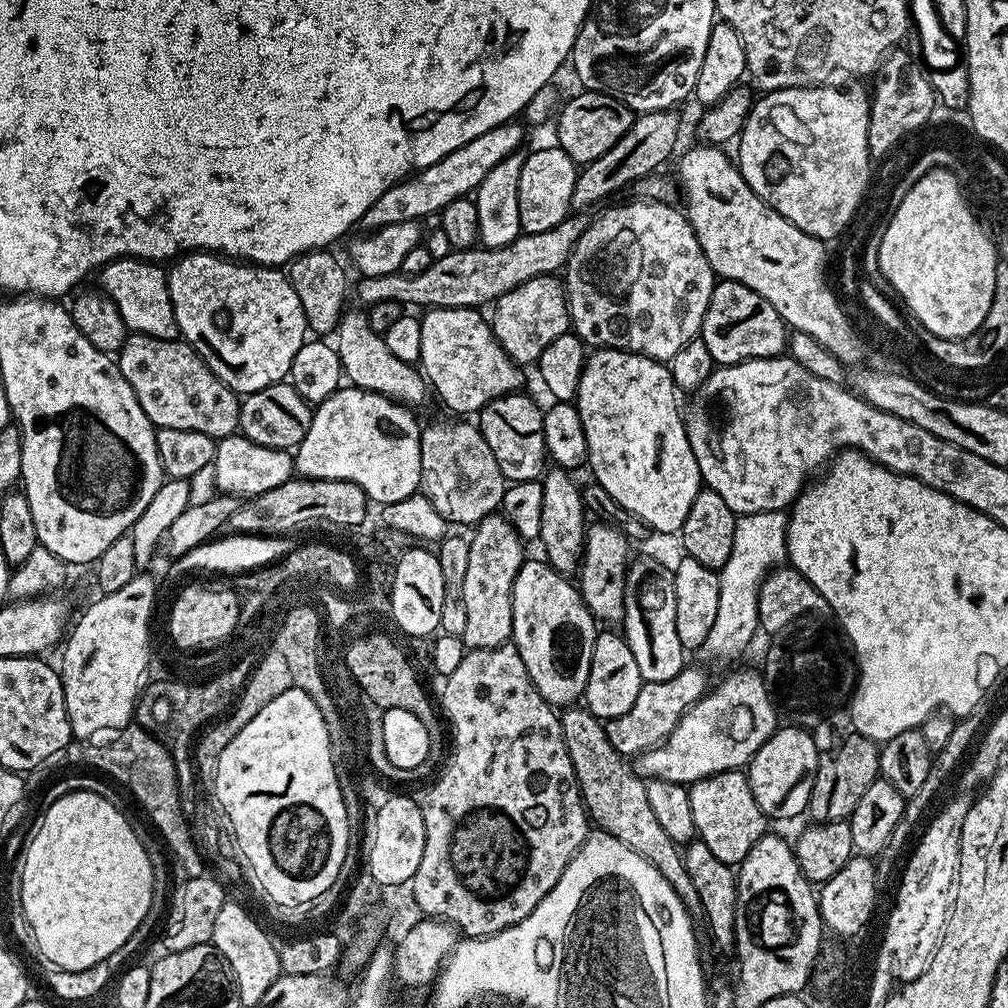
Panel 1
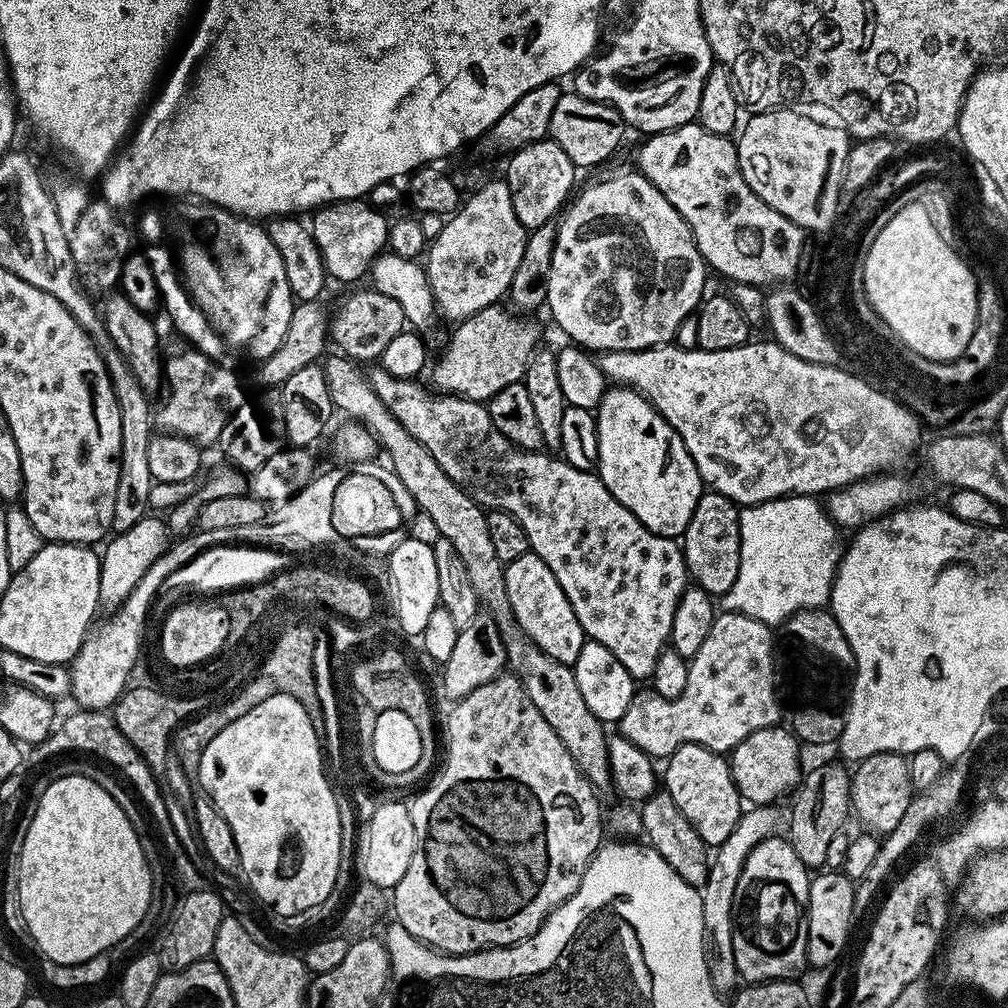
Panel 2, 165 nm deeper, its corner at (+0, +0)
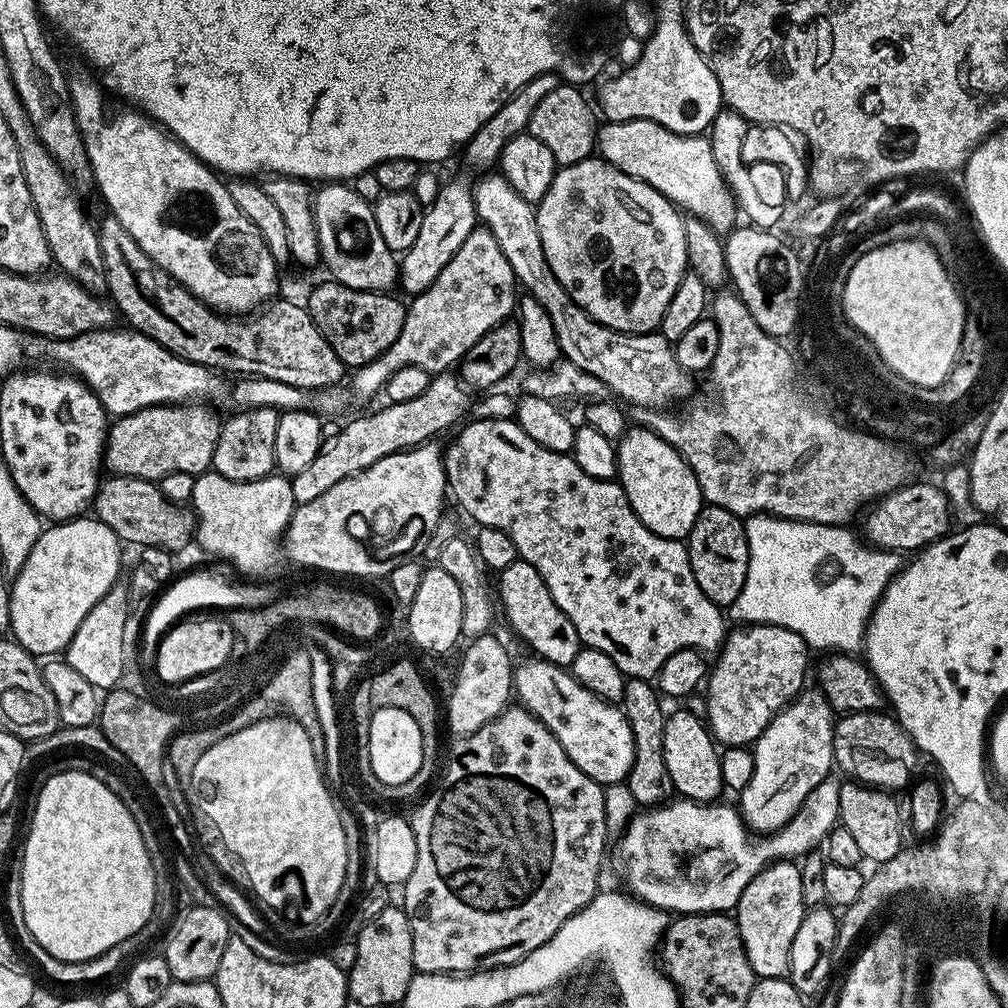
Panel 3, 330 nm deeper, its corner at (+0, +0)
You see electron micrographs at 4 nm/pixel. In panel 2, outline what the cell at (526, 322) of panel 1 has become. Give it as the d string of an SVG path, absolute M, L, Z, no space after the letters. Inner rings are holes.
M494 303L453 327L456 329L453 330L444 353L437 360L435 357L430 368L431 387L437 393L486 402L491 396L498 394L498 390L523 381L526 366L541 343L540 328L527 315L500 307L504 306Z

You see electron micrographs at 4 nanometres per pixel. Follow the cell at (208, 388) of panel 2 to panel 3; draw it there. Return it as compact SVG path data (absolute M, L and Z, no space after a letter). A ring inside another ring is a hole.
M193 402L190 404L159 404L158 406L150 406L149 408L138 410L129 416L119 417L119 419L109 427L108 438L104 445L104 464L106 465L107 471L118 476L137 476L143 480L150 480L153 482L159 482L166 474L178 474L179 472L182 474L190 474L195 477L201 476L201 474L211 469L212 459L214 458L214 446L220 437L222 420L221 417L218 418L215 414L217 415L209 405L203 402Z

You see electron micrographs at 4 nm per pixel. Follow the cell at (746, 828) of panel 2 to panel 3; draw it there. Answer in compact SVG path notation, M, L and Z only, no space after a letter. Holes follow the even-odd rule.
M801 691L791 704L785 704L775 718L762 730L762 734L754 742L751 749L754 758L754 774L750 774L750 782L738 794L738 811L744 823L756 834L771 834L781 828L802 806L806 794L818 786L818 782L829 779L834 768L832 743L834 742L834 713L828 704L828 697L823 691Z

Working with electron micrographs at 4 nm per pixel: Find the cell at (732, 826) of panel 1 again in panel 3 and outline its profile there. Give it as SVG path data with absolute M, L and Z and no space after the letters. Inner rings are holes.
M687 710L671 713L666 722L664 749L666 750L666 770L670 770L673 789L683 799L712 802L719 797L716 796L719 792L725 791L718 744L701 717Z

